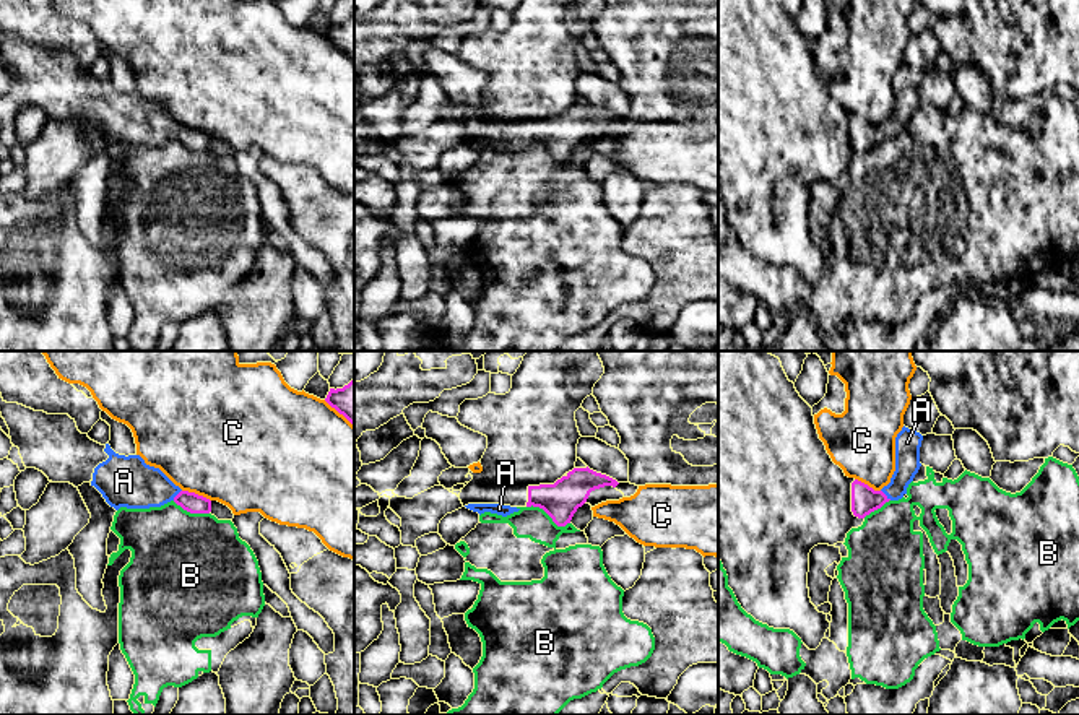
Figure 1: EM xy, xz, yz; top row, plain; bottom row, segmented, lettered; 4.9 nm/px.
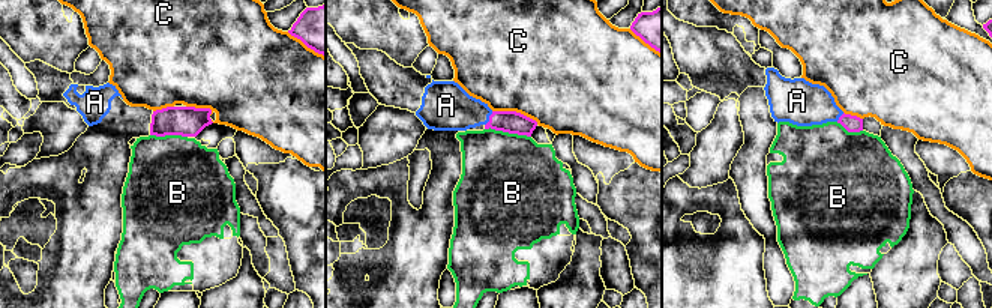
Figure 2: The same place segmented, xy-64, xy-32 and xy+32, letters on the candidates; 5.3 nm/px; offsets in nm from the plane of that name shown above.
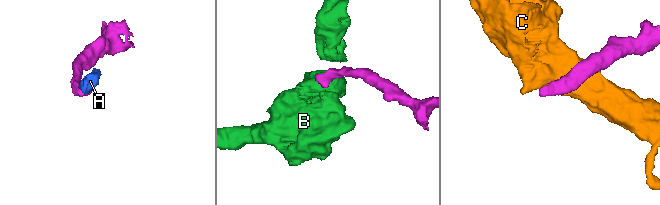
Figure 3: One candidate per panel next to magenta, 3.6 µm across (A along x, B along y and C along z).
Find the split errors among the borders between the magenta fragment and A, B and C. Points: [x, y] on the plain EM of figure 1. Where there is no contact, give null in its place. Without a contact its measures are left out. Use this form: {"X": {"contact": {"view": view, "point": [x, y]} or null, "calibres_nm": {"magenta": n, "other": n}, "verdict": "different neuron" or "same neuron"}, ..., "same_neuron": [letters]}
{"A": {"contact": {"view": "yz", "point": [884, 130]}, "calibres_nm": {"magenta": 140, "other": 130}, "verdict": "same neuron"}, "B": {"contact": {"view": "xz", "point": [548, 150]}, "calibres_nm": {"magenta": 180, "other": 160}, "verdict": "different neuron"}, "C": {"contact": {"view": "xy", "point": [197, 130]}, "calibres_nm": {"magenta": 100, "other": 500}, "verdict": "different neuron"}, "same_neuron": ["A"]}

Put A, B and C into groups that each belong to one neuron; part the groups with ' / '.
A / B / C

